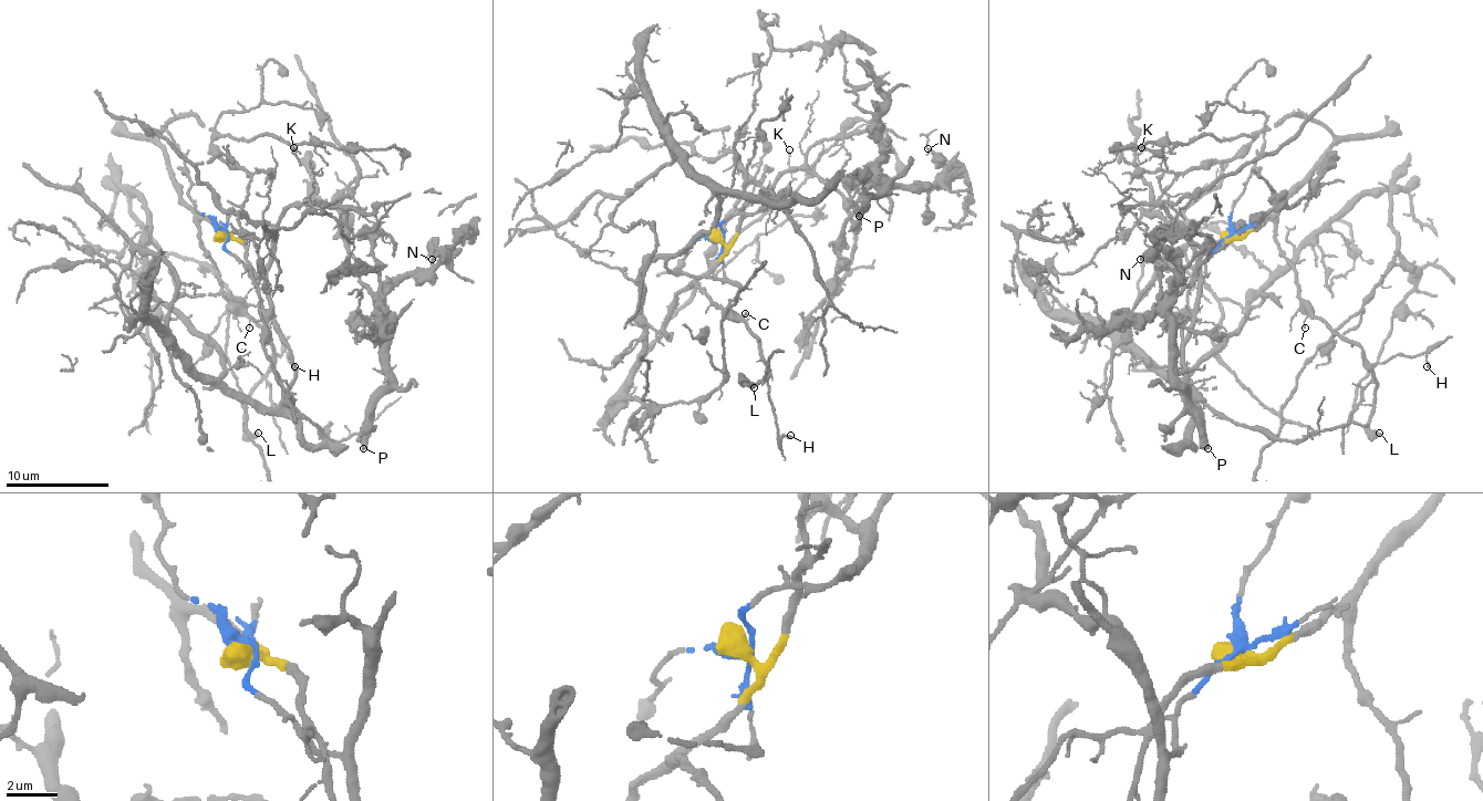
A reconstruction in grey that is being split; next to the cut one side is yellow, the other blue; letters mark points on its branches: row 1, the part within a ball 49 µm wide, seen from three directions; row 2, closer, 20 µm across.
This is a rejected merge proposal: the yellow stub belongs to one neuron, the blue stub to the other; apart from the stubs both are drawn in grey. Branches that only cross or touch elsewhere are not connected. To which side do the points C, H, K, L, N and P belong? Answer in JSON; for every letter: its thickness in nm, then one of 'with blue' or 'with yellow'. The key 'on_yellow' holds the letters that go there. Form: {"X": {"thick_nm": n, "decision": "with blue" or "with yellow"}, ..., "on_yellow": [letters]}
{"C": {"thick_nm": 110, "decision": "with yellow"}, "H": {"thick_nm": 150, "decision": "with yellow"}, "K": {"thick_nm": 110, "decision": "with yellow"}, "L": {"thick_nm": 400, "decision": "with yellow"}, "N": {"thick_nm": 220, "decision": "with blue"}, "P": {"thick_nm": 500, "decision": "with blue"}, "on_yellow": ["C", "H", "K", "L"]}

